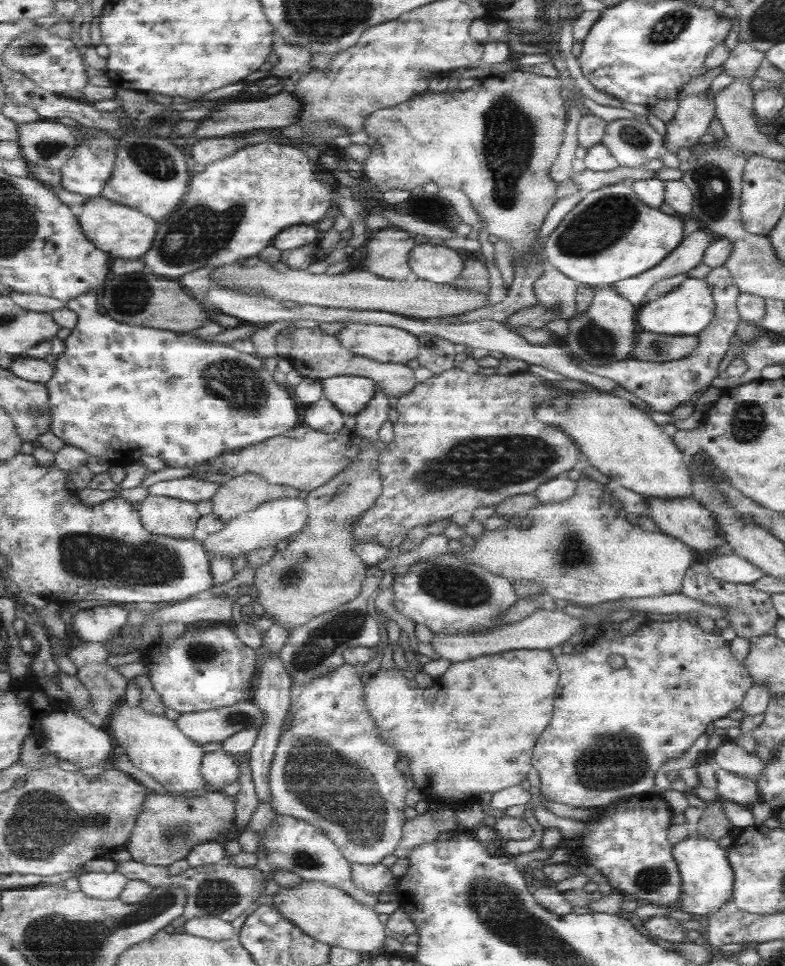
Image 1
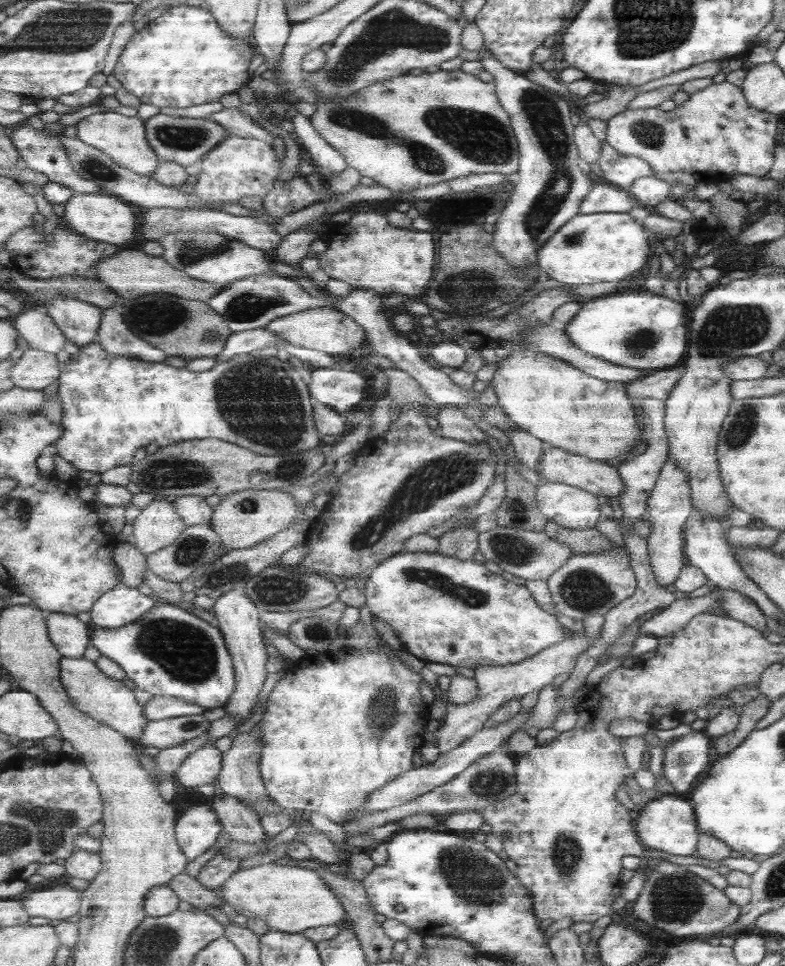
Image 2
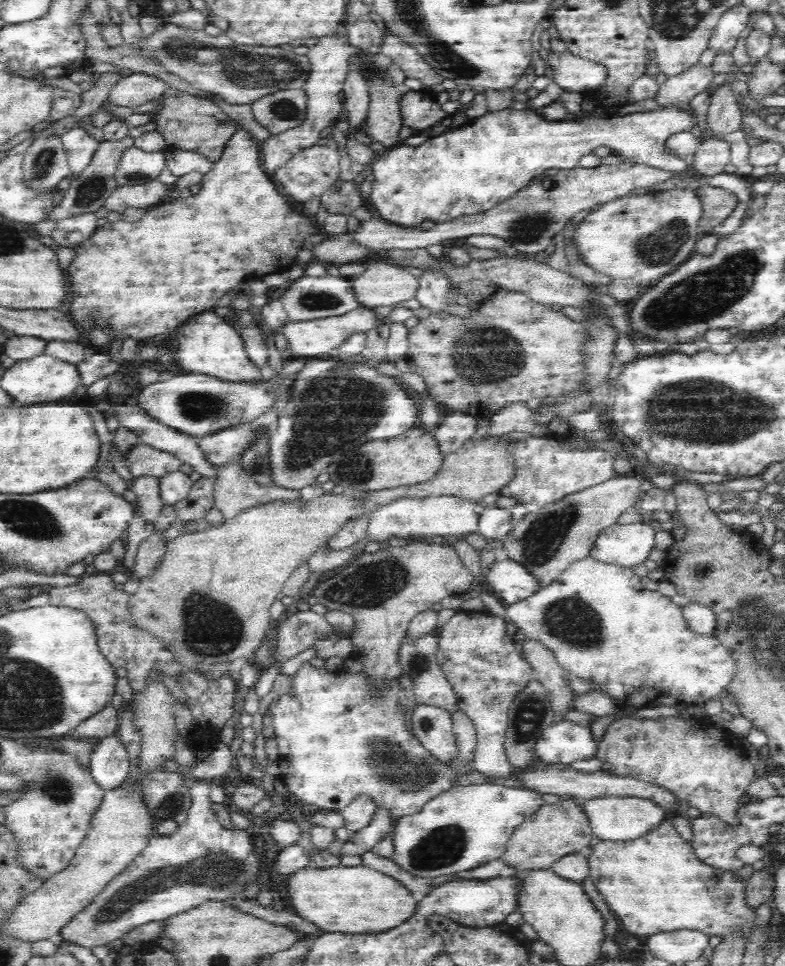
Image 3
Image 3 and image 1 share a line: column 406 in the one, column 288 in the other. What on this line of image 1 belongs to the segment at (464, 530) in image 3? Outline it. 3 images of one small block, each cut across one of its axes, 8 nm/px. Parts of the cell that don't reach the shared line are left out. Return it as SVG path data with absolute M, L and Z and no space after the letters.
M288 496L267 502L256 510L233 518L225 524L221 533L215 533L209 539L202 540L201 546L211 550L214 556L231 557L235 560L259 548L275 547L281 540L293 538L294 535L303 531L306 525L307 504L305 500Z

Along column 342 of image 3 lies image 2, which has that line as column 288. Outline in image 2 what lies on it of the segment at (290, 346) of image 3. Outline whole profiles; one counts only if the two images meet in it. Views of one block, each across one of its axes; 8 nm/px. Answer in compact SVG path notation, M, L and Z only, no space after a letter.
M327 305L289 314L289 316L282 316L270 322L265 328L278 334L293 346L307 350L321 350L321 352L327 352L327 354L333 354L333 356L360 352L362 348L367 346L368 342L368 335L360 323L355 322L353 318L343 314L335 307L328 307Z

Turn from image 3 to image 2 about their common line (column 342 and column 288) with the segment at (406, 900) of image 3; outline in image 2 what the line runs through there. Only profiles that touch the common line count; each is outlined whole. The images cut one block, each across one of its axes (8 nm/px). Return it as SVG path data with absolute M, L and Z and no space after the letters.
M266 863L238 870L222 886L225 902L245 917L264 920L270 930L299 934L319 926L345 922L341 899L315 870L297 865Z

